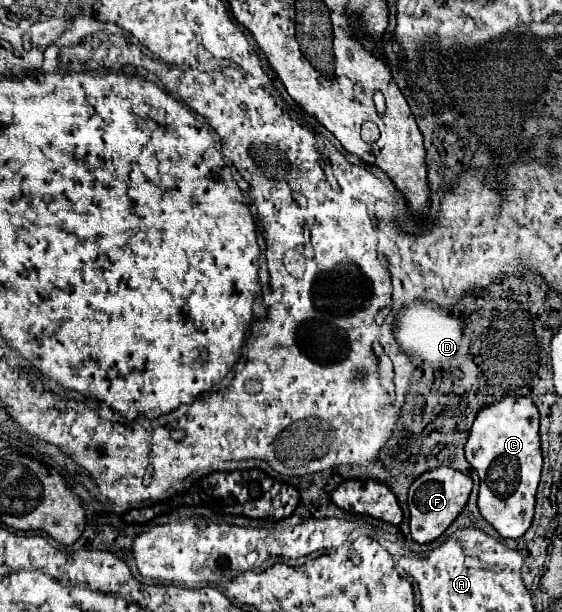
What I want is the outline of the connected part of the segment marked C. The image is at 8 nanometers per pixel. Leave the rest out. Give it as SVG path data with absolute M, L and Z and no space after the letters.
M504 396L484 406L470 428L466 460L480 476L478 508L502 538L520 538L534 516L536 488L542 470L538 426L538 410L530 398Z

